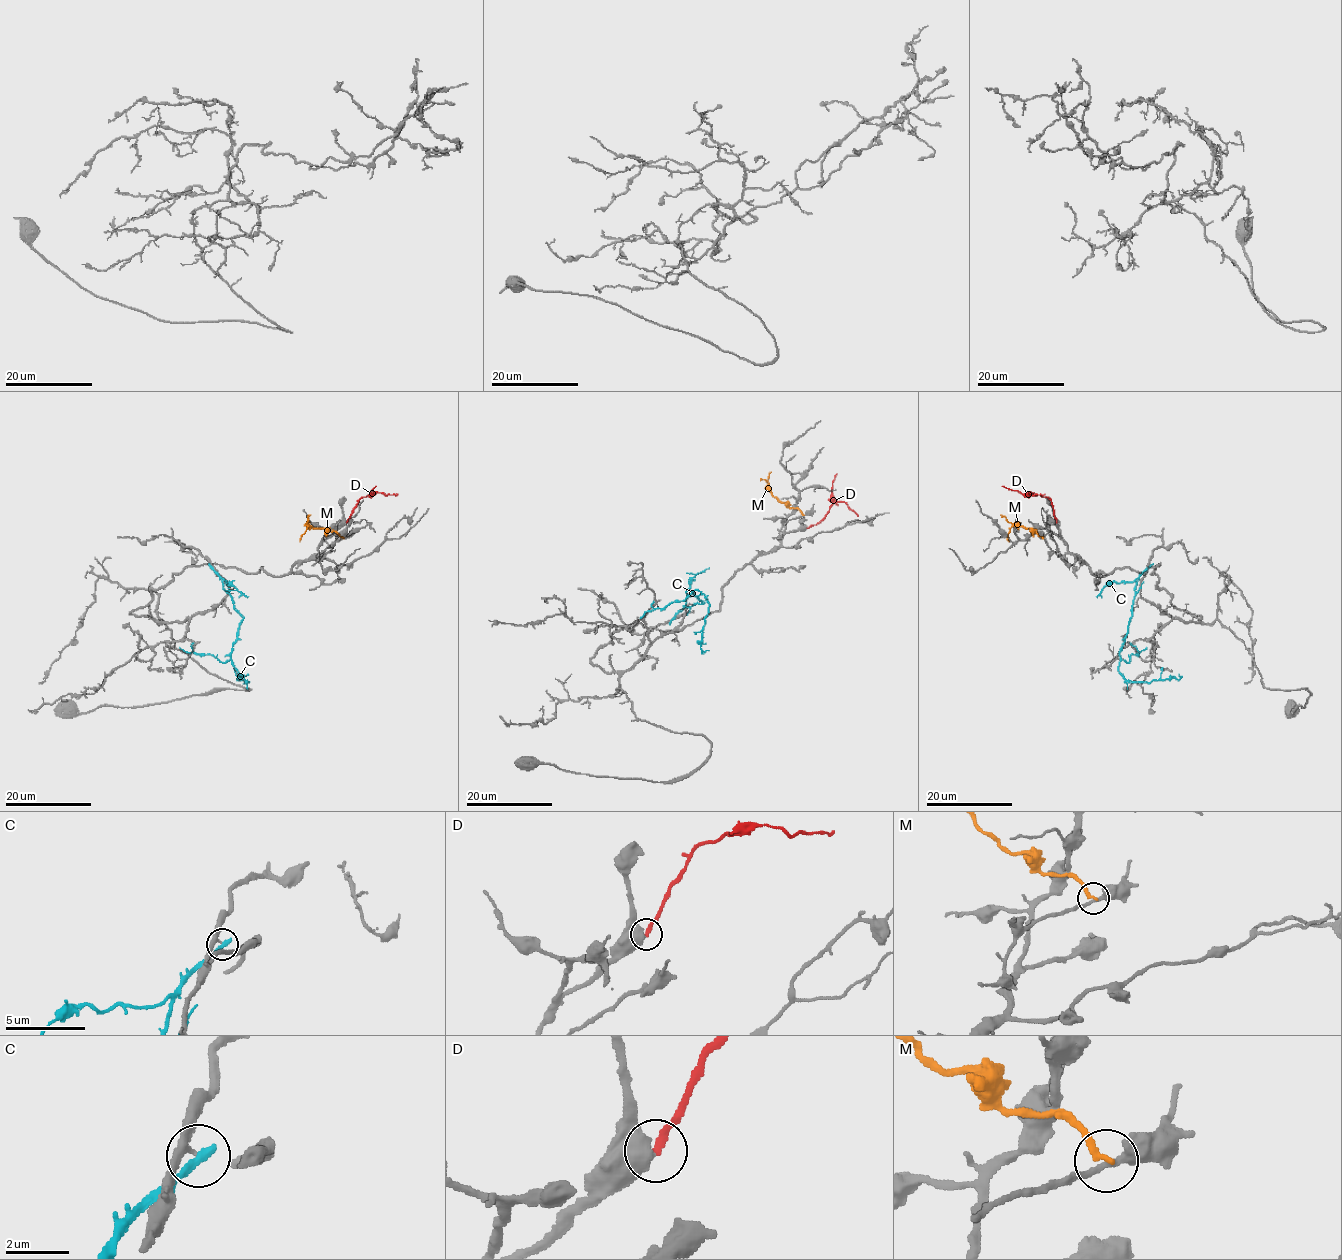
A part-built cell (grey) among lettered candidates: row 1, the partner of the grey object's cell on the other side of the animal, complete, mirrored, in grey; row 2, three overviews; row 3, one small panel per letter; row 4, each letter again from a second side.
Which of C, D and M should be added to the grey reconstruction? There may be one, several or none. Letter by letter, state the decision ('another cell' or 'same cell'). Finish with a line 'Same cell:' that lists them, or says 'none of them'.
C: another cell
D: same cell
M: another cell
Same cell: D

